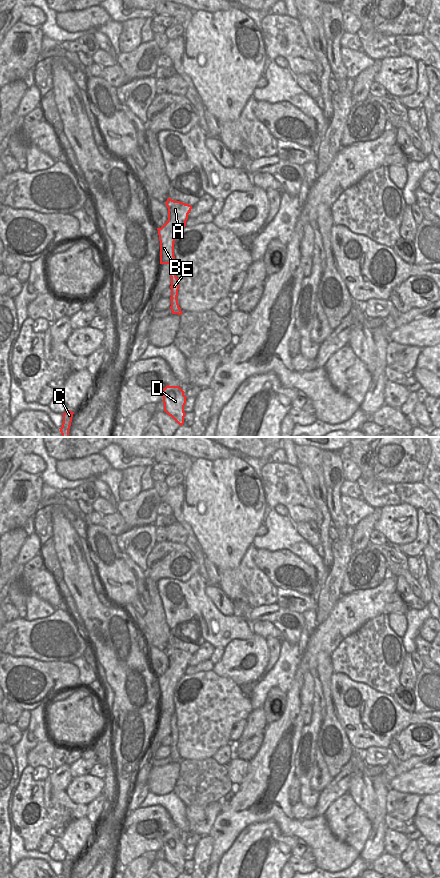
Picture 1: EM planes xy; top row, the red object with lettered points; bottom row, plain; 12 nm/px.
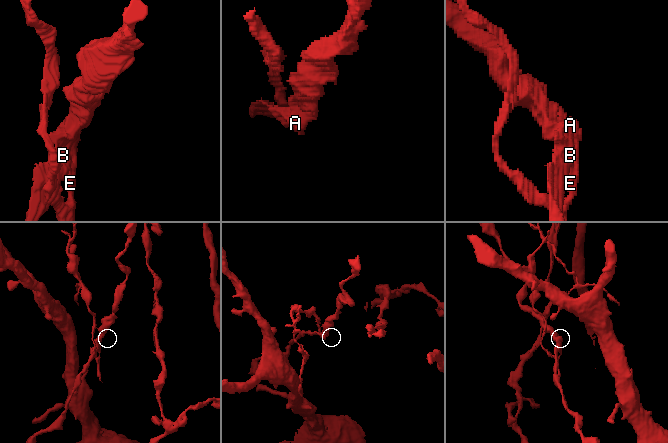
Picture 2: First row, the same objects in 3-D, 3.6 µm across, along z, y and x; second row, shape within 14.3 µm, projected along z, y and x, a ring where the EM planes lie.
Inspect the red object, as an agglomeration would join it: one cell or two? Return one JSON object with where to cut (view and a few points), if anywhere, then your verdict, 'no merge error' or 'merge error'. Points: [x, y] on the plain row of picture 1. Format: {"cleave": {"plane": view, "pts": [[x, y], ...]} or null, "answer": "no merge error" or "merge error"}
{"cleave": {"plane": "xy", "pts": [[171, 747], [177, 751]]}, "answer": "merge error"}

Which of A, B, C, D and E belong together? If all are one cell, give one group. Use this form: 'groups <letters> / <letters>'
groups A B C E / D

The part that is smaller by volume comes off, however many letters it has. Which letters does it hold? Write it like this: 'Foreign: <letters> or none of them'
Foreign: D

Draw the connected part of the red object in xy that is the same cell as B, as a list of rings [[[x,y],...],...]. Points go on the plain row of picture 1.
[[[169,645],[165,652],[168,656],[168,668],[161,676],[157,676],[160,689],[160,712],[169,712],[171,714],[170,747],[178,751],[179,731],[176,724],[174,690],[178,681],[186,674],[192,654],[180,649],[174,649]]]

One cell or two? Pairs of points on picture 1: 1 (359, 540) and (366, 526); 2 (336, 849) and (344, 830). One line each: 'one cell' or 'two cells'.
1: one cell
2: two cells

